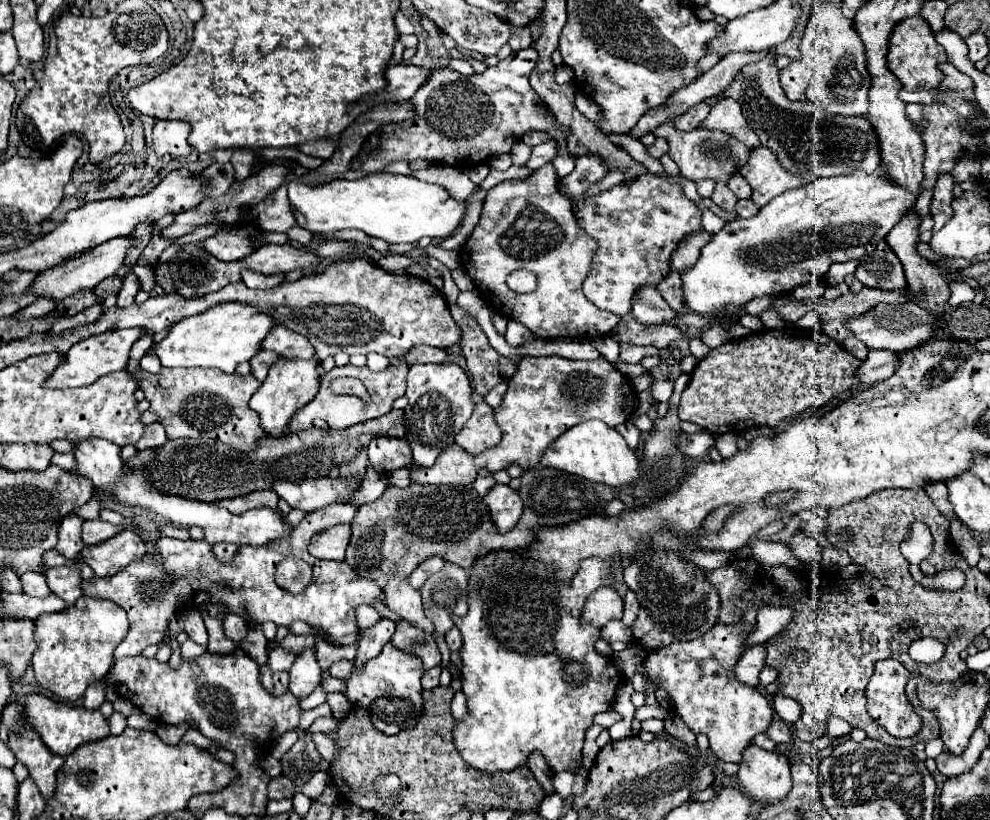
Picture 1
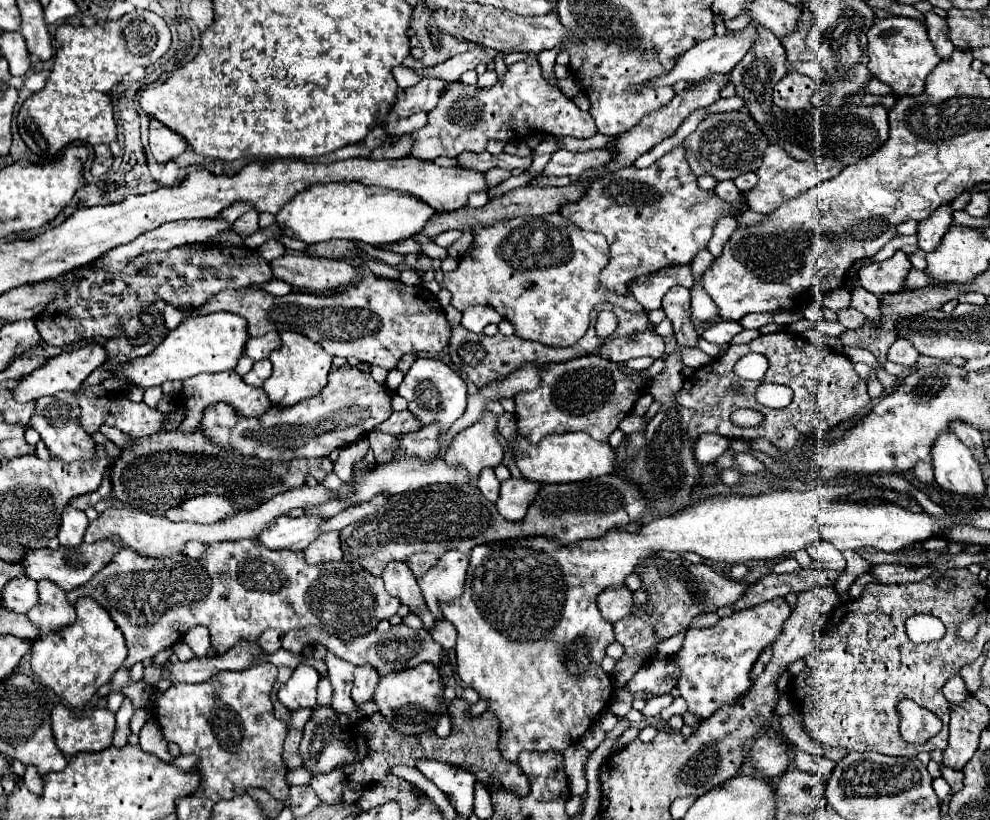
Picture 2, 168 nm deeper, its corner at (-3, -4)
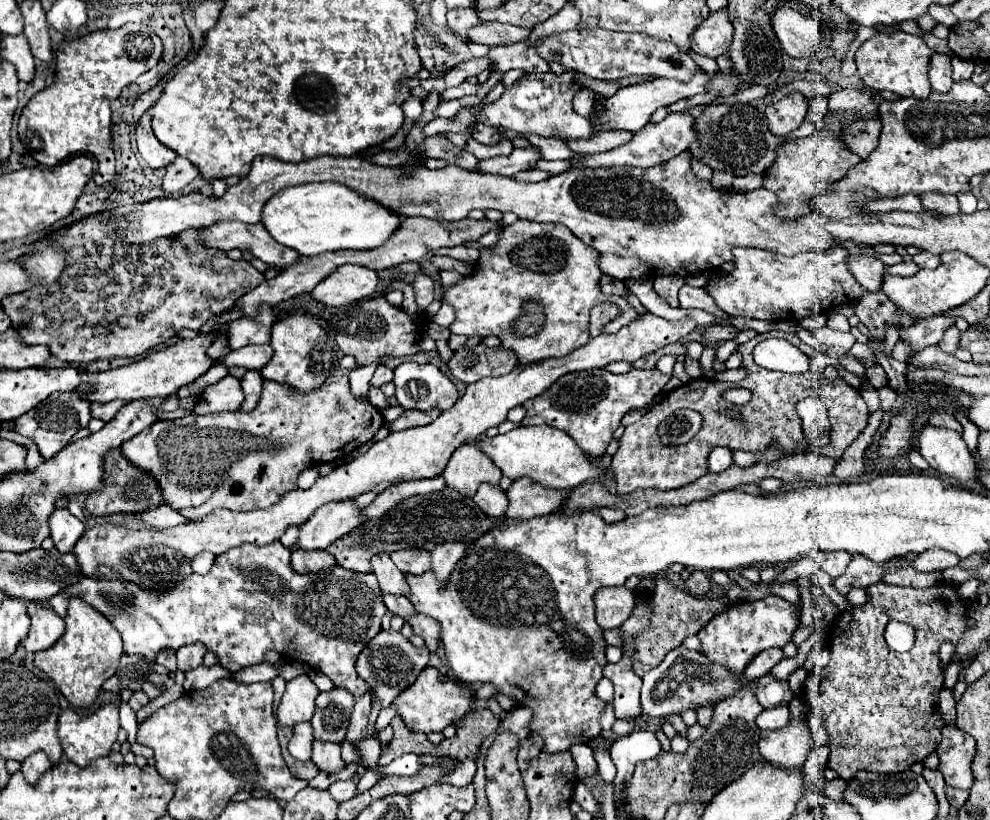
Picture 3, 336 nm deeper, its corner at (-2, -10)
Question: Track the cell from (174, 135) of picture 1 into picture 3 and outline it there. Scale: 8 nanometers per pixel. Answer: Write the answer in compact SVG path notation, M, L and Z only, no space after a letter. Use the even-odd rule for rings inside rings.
M150 114L142 116L142 120L140 120L138 128L136 128L136 140L138 140L138 152L148 162L150 168L164 168L176 158L176 152L166 148L154 136L152 126L150 126Z

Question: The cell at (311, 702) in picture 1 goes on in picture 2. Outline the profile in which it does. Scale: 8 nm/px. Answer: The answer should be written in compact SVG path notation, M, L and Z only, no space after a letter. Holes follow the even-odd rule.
M323 676L319 680L319 690L317 690L317 704L321 706L315 706L313 708L313 714L311 718L307 720L305 724L305 730L303 730L303 740L301 740L301 756L305 760L305 768L311 772L311 774L317 774L317 772L329 772L333 770L335 766L345 766L345 764L353 764L353 758L355 758L355 746L353 744L347 744L341 740L341 724L339 724L339 714L327 706L331 704L331 696L333 696L333 688L331 688L331 682L327 676Z

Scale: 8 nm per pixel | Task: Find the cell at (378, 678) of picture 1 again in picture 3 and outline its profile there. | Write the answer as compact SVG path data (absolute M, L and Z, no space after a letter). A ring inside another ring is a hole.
M428 666L418 674L414 684L410 684L404 692L400 692L394 698L392 706L396 708L398 716L404 720L408 730L430 734L430 732L442 732L446 726L460 722L464 718L464 714L470 712L472 700L474 700L474 696L470 694L470 690L466 690L464 686L458 686L448 676L444 676L436 668Z

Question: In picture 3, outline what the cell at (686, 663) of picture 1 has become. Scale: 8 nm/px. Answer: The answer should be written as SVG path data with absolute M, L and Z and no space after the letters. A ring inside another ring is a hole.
M766 596L756 602L738 602L730 606L726 612L712 618L700 632L698 638L702 642L702 654L712 662L730 668L738 678L744 674L746 666L758 656L762 650L778 646L784 648L798 626L796 606L778 596Z

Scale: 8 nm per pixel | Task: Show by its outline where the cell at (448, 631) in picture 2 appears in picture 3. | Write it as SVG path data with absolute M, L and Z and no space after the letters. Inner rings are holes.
M414 614L408 622L410 622L412 630L426 640L426 646L432 652L436 652L440 648L440 644L442 644L442 640L440 640L440 624L436 624L436 620L432 620L432 618L424 616L424 614Z

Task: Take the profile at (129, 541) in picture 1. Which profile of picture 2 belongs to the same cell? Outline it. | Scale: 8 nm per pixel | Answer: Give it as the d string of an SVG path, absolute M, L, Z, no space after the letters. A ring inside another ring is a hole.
M101 540L101 542L93 542L93 544L79 544L73 548L67 546L59 546L57 550L49 550L49 548L41 548L41 550L29 550L23 554L23 558L17 562L23 568L23 576L31 578L35 582L39 580L51 580L53 584L57 584L61 590L69 592L81 584L85 584L95 572L99 572L111 558L113 554L117 554L121 548L109 540Z

